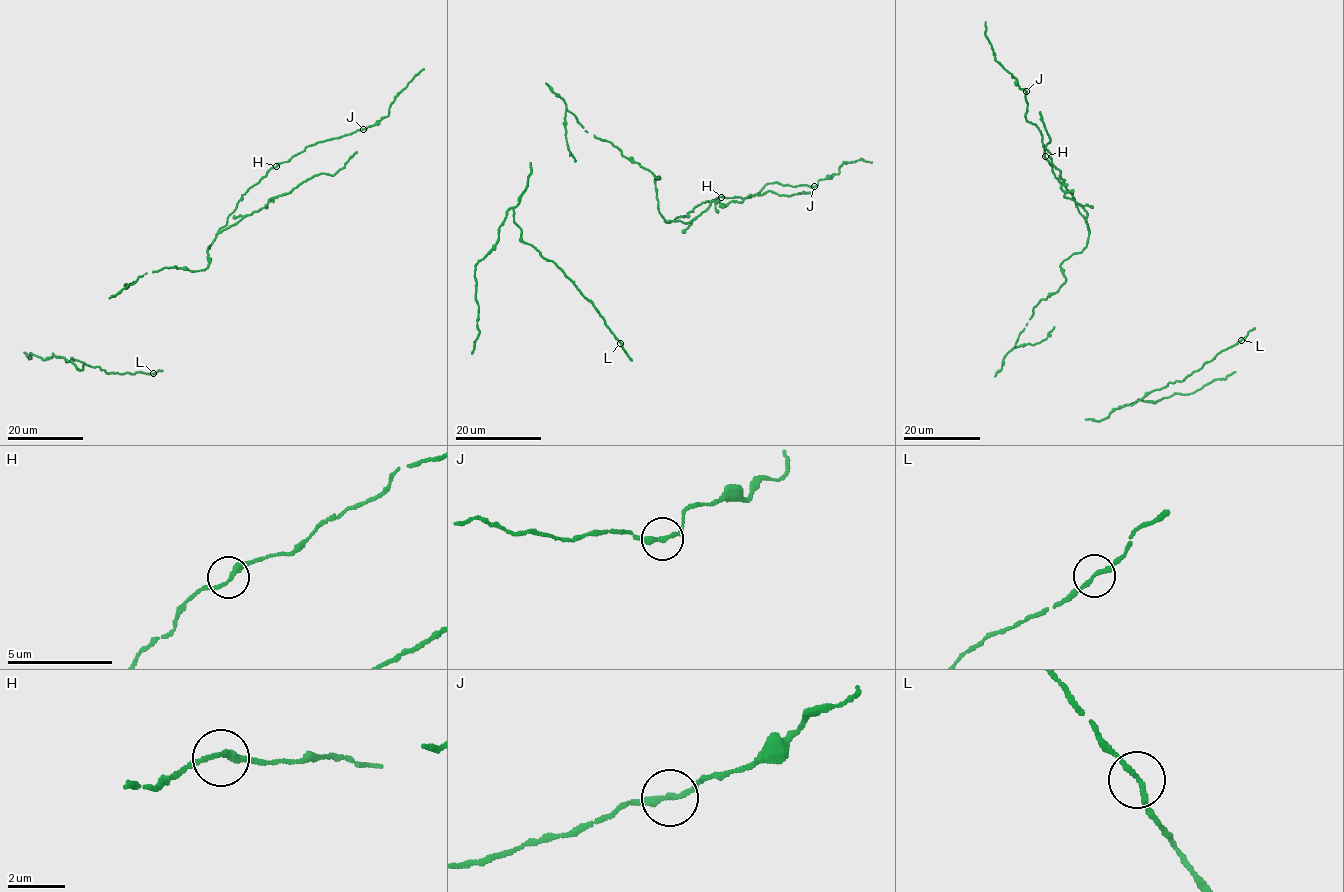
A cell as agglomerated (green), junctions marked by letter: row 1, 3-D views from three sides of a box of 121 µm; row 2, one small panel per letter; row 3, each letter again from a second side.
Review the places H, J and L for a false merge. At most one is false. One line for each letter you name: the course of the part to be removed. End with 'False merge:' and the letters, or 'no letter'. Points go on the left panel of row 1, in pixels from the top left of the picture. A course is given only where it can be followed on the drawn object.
J: foreign part runs (364, 129), (387, 116), (395, 98), (424, 69)
False merge: J

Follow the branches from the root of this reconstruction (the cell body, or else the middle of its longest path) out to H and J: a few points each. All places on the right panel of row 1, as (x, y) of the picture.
H: (1038, 303), (1065, 282), (1060, 264), (1081, 252), (1088, 236), (1088, 226), (1075, 199), (1056, 178), (1045, 156)
J: (1038, 303), (1065, 282), (1060, 264), (1087, 244), (1088, 226), (1053, 173), (1038, 128), (1026, 120), (1026, 91)

